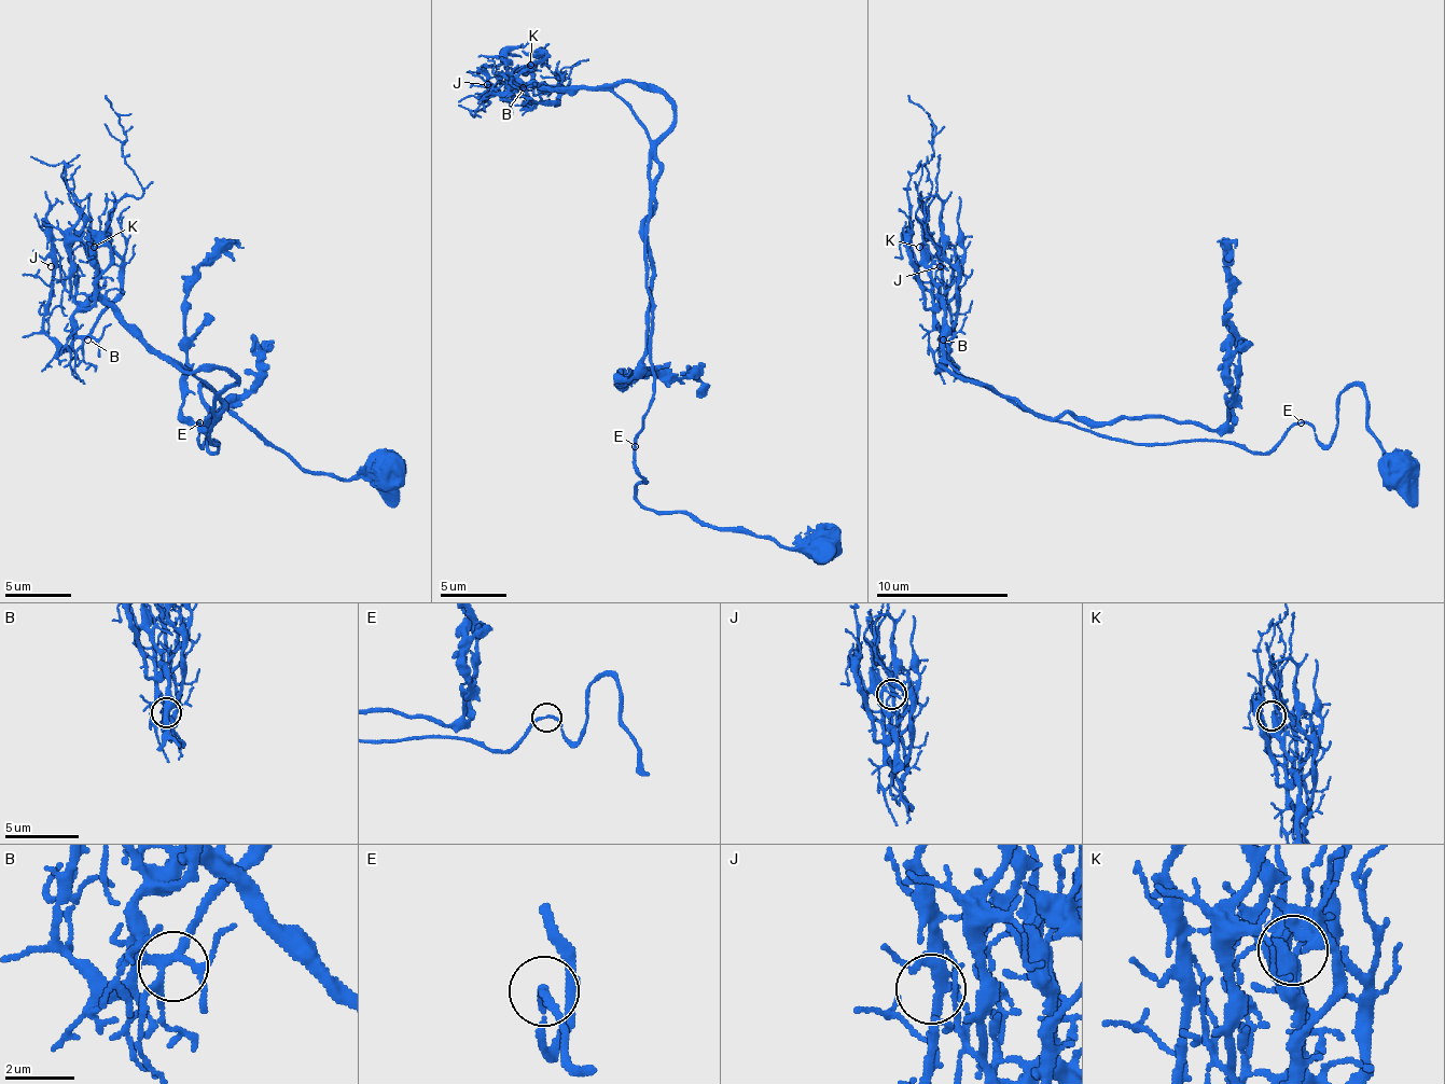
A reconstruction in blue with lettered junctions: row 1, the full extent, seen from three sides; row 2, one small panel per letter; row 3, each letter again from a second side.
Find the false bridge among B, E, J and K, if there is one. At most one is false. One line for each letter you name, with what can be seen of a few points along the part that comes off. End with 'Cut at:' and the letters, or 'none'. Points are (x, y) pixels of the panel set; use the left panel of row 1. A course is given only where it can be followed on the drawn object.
Cut at: none

